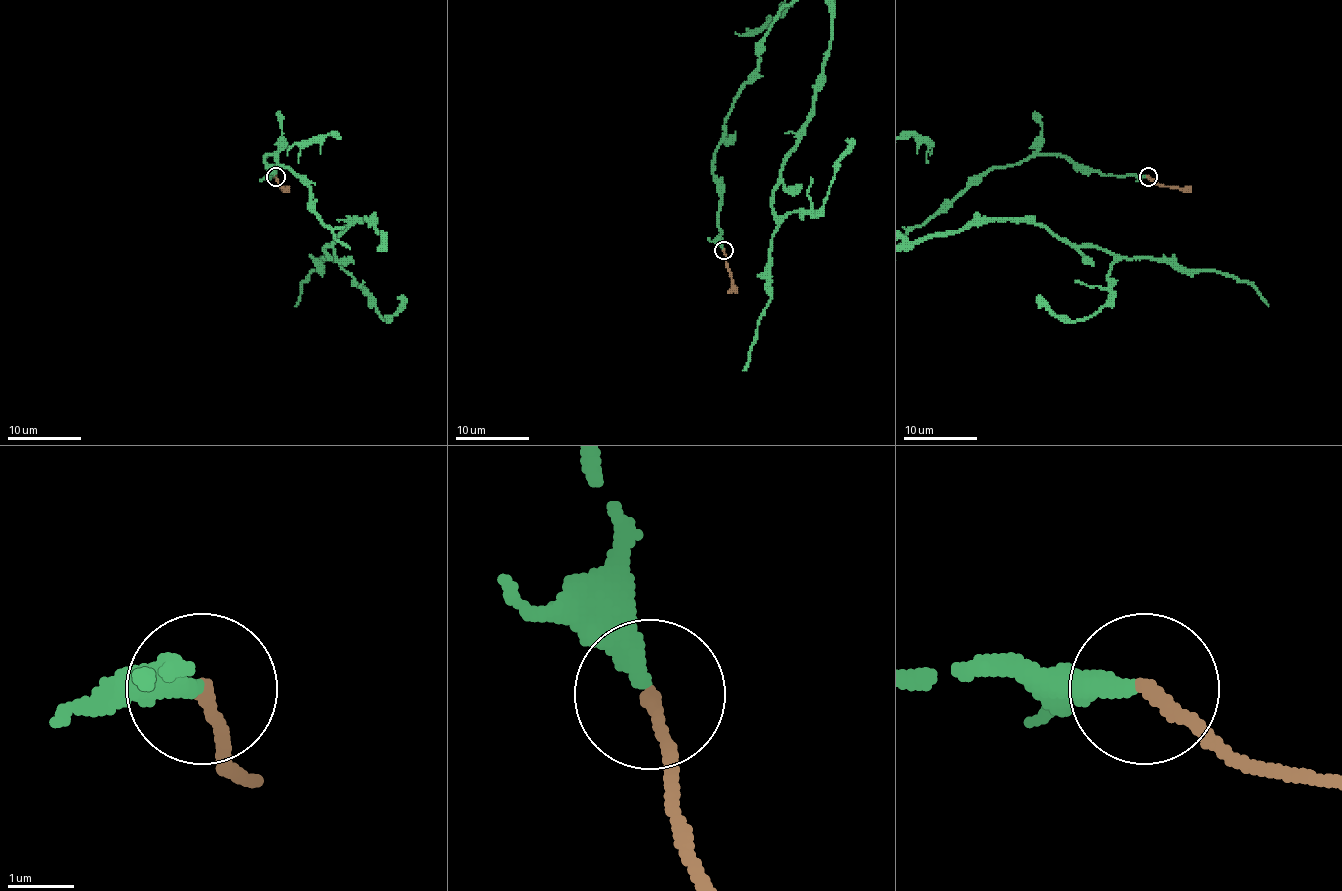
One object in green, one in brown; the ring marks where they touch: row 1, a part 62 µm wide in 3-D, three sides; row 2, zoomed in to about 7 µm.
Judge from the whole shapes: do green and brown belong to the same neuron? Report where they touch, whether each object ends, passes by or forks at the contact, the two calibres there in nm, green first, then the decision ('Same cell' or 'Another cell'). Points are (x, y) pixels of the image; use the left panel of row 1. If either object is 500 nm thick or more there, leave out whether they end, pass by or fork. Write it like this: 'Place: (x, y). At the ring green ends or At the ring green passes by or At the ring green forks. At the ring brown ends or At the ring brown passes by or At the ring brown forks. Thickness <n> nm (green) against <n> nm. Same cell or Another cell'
Place: (276, 177). At the ring green ends. At the ring brown ends. Thickness 320 nm (green) against 190 nm. Same cell

